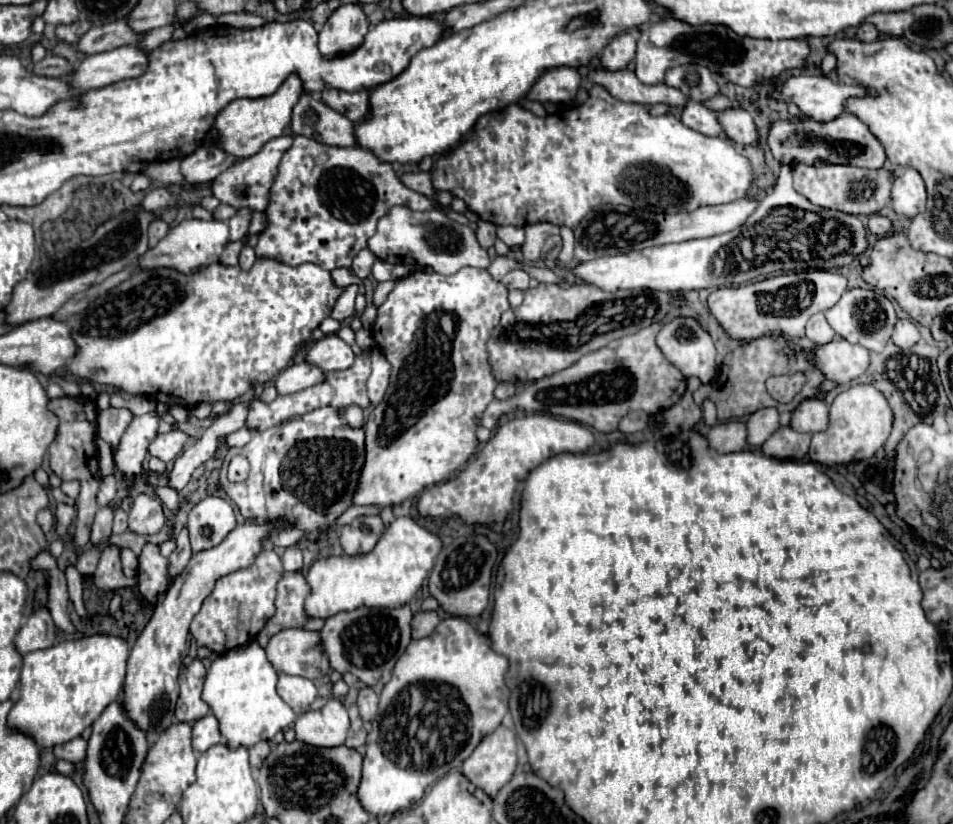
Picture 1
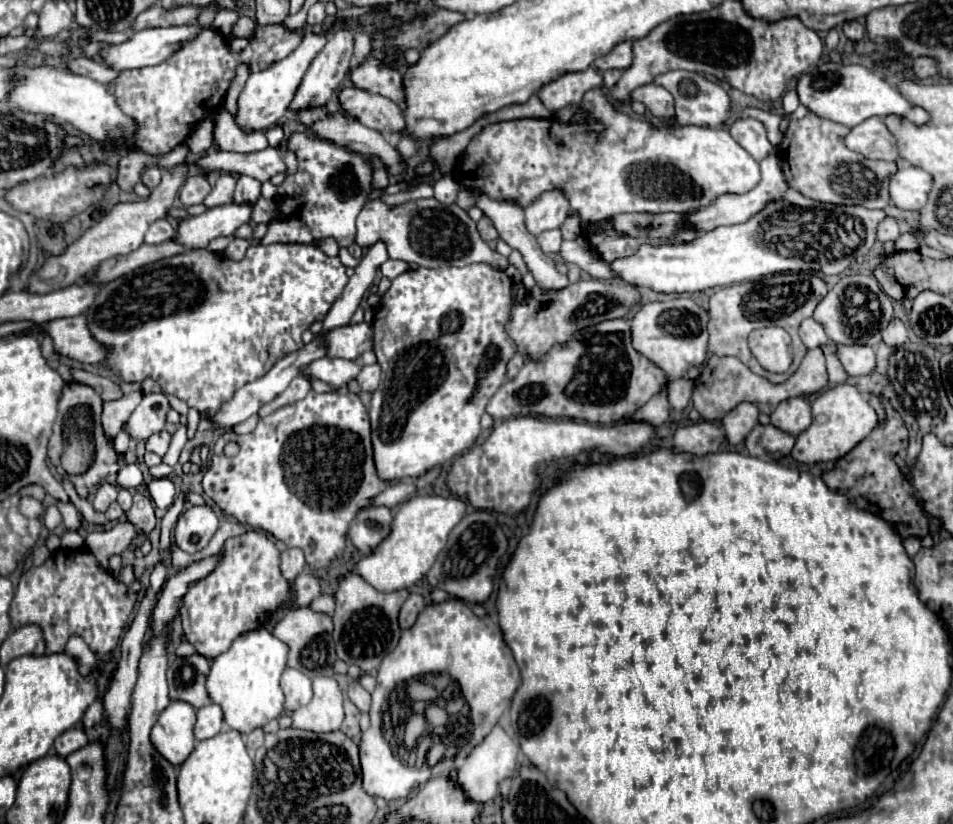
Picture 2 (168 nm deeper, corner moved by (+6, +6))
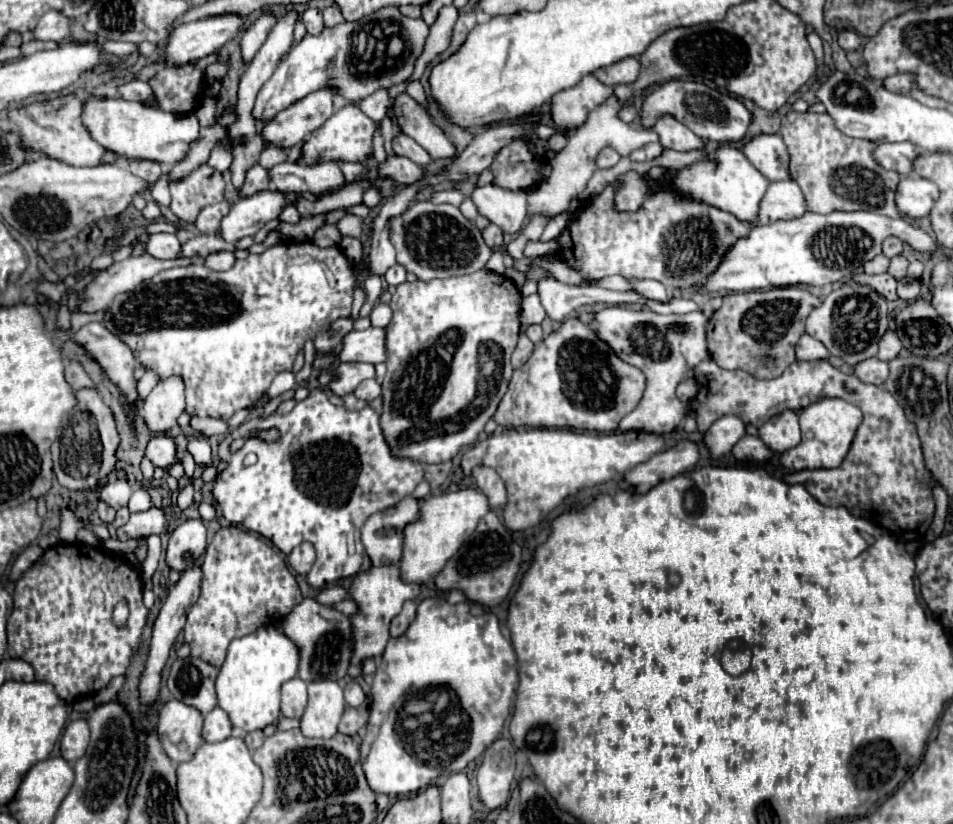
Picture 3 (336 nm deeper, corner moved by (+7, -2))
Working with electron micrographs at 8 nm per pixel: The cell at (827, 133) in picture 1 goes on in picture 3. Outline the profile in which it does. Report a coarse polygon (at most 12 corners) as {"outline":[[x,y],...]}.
{"outline":[[876,142],[874,160],[900,176],[918,156],[908,142]]}

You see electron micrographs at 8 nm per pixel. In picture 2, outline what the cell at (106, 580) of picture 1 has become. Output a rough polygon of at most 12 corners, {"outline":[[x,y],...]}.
{"outline":[[131,522],[91,532],[87,548],[107,570],[109,556],[121,554],[137,536]]}

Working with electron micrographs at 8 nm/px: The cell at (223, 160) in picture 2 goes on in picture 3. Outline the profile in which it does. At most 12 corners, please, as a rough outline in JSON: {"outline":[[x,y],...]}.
{"outline":[[334,162],[276,164],[270,186],[328,194],[346,180]]}

